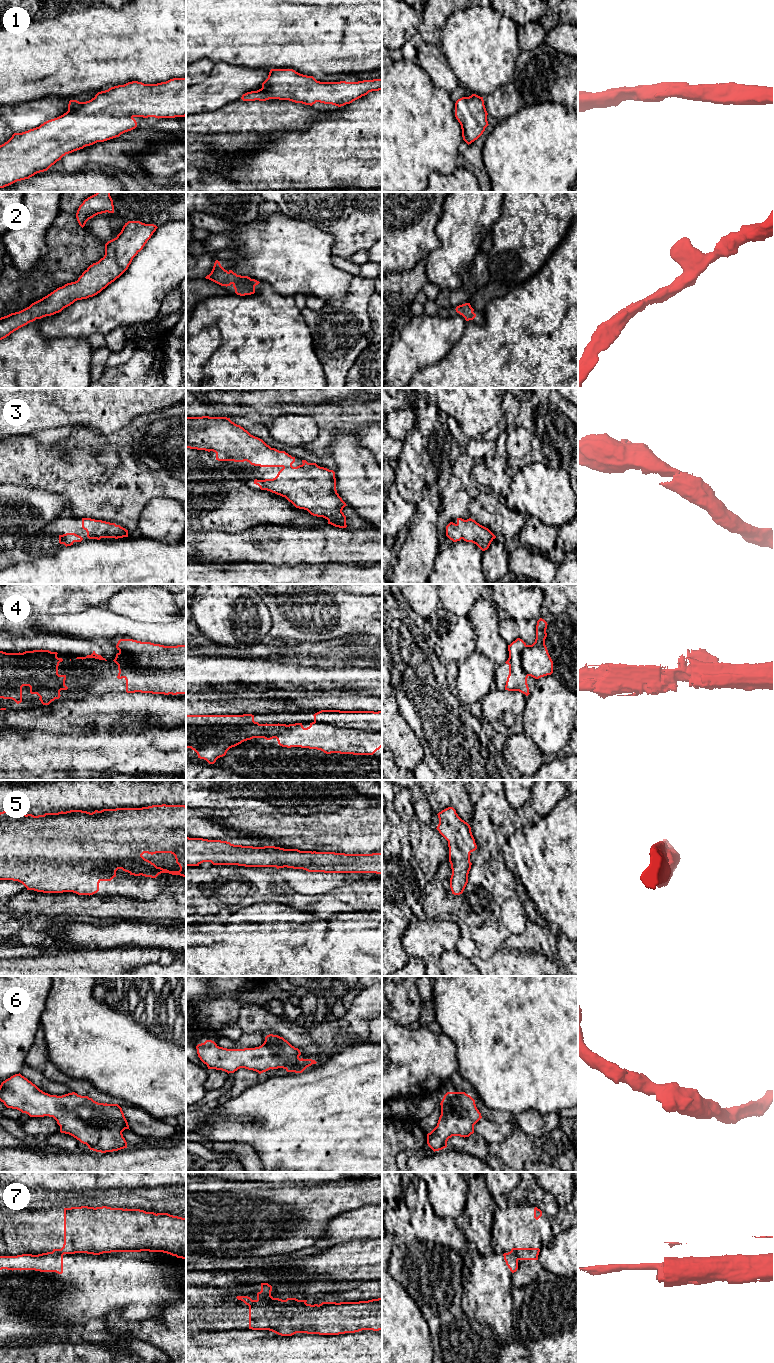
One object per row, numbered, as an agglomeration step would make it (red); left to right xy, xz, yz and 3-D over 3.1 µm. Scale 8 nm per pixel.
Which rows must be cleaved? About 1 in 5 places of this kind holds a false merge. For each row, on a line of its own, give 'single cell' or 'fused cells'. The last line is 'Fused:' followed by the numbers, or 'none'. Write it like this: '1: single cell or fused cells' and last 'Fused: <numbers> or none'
1: single cell
2: single cell
3: single cell
4: single cell
5: single cell
6: single cell
7: fused cells
Fused: 7

